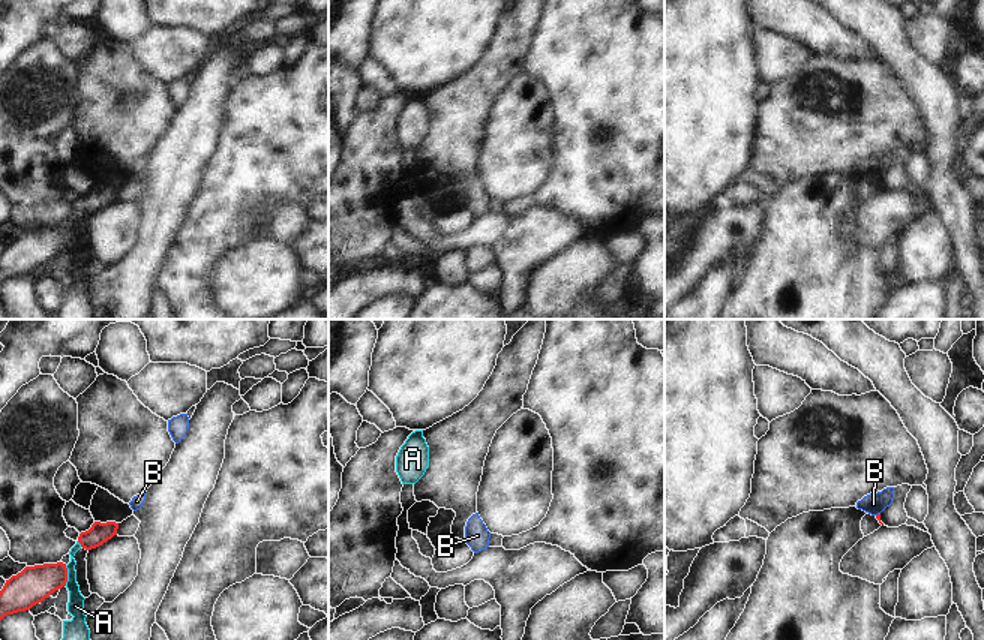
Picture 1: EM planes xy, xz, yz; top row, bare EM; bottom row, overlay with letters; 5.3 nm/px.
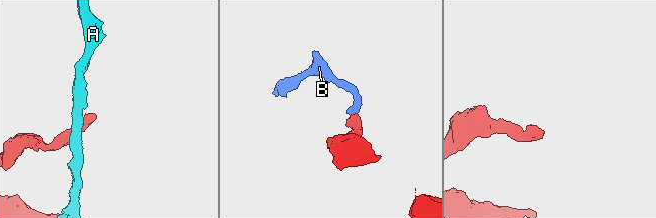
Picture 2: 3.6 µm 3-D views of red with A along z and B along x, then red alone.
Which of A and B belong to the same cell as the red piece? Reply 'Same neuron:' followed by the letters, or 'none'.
Same neuron: none

